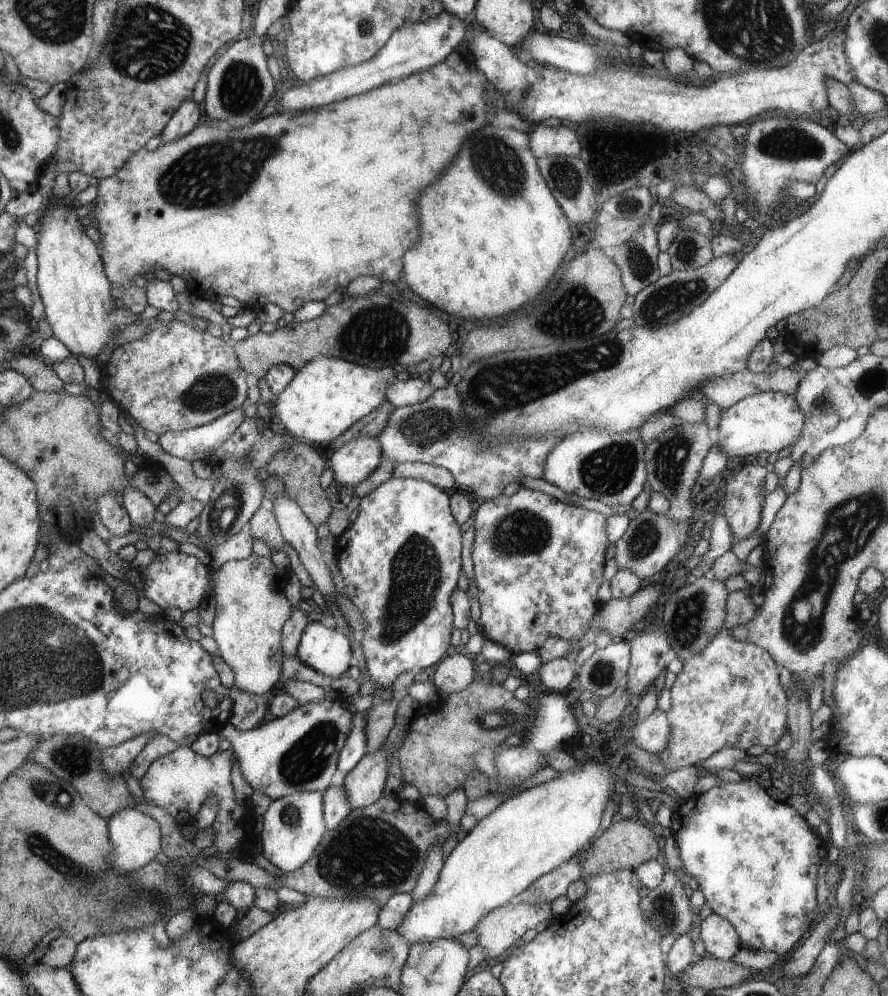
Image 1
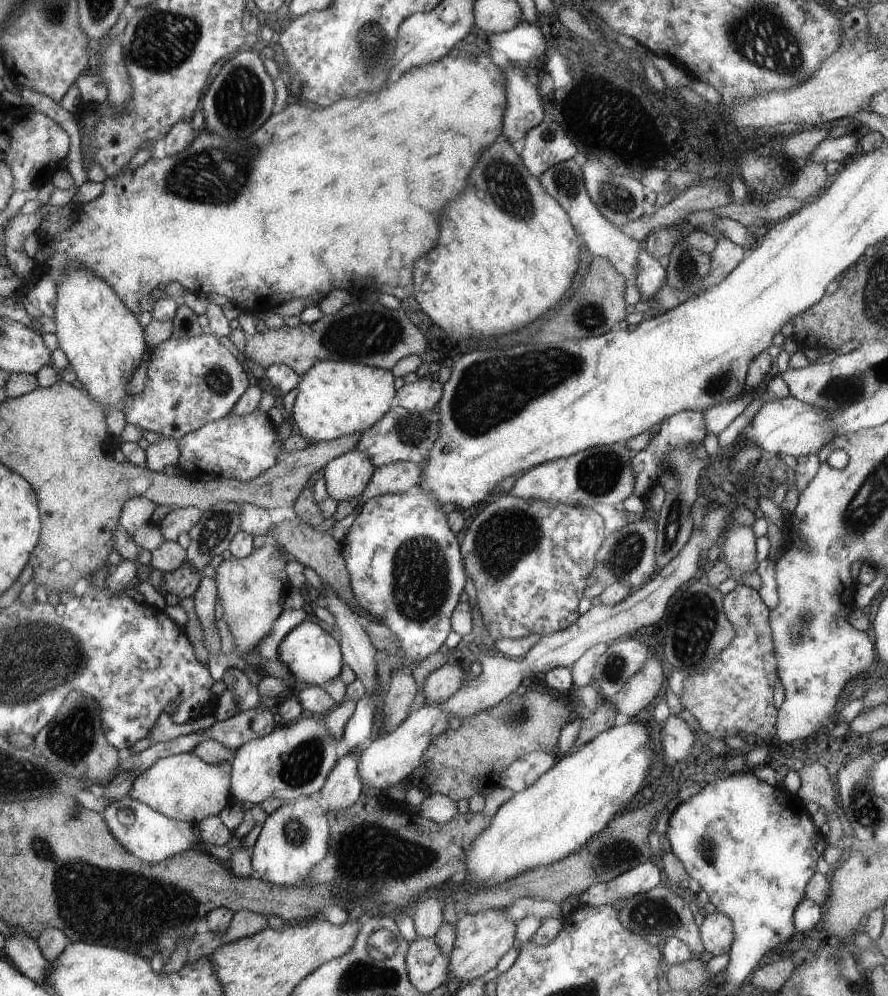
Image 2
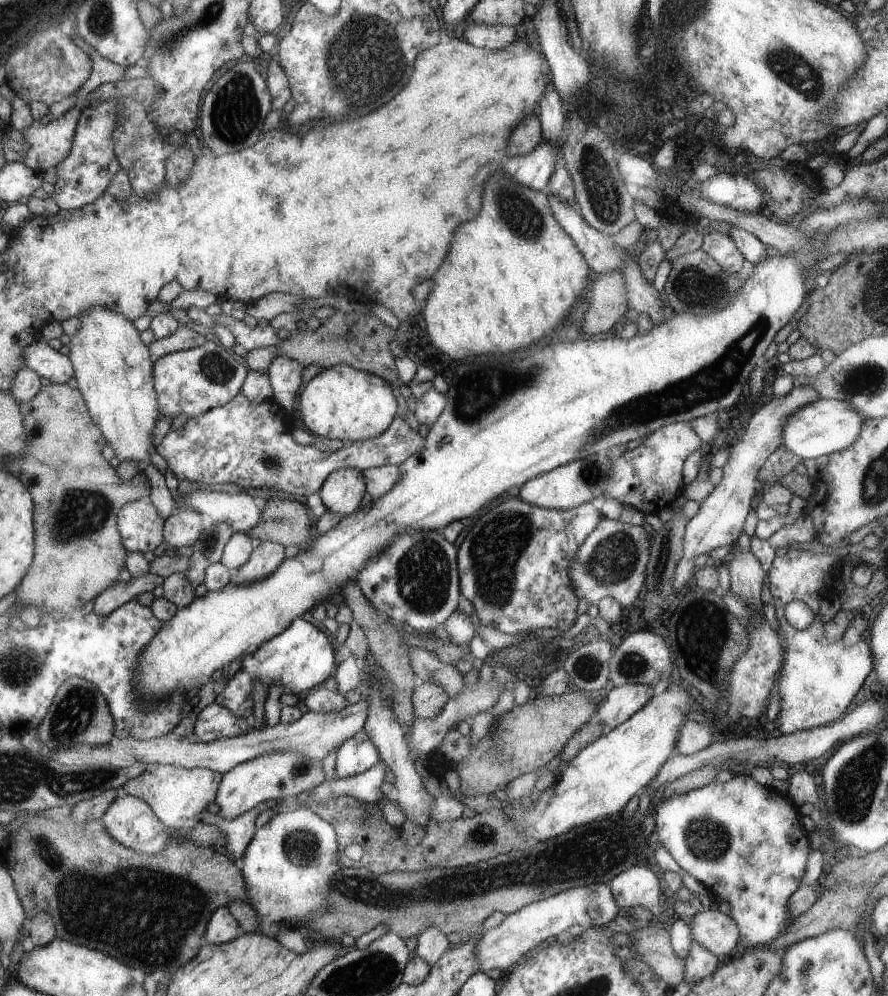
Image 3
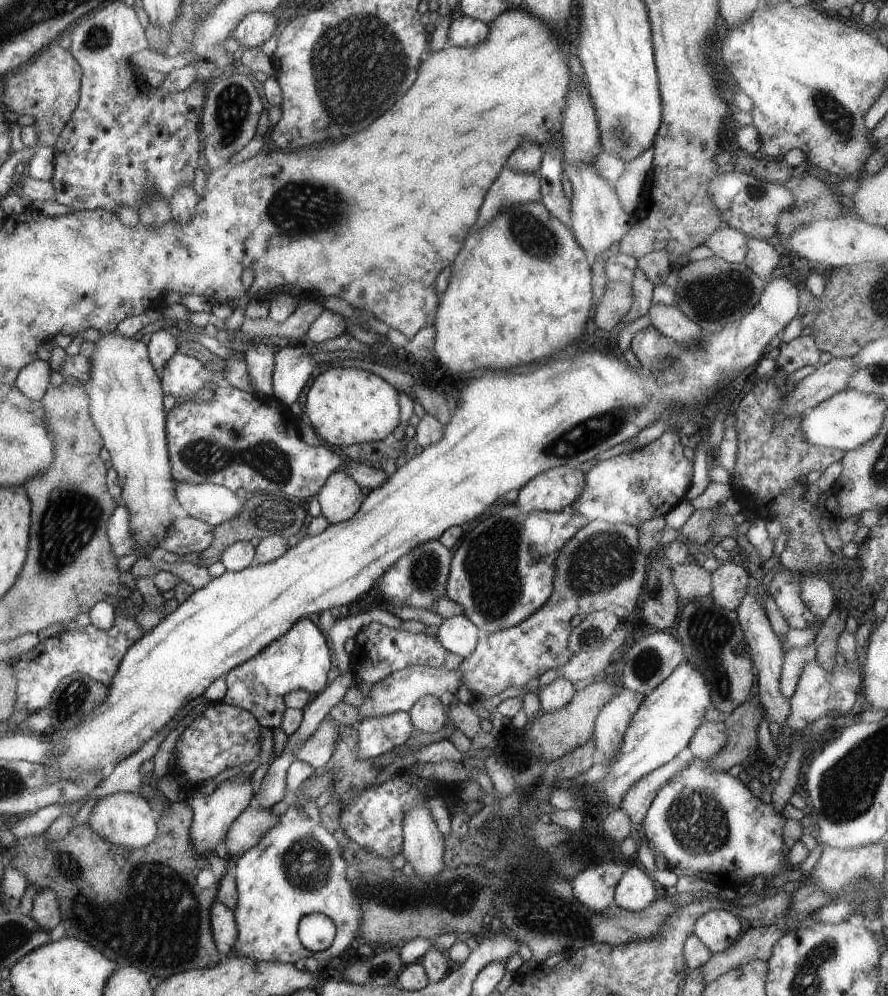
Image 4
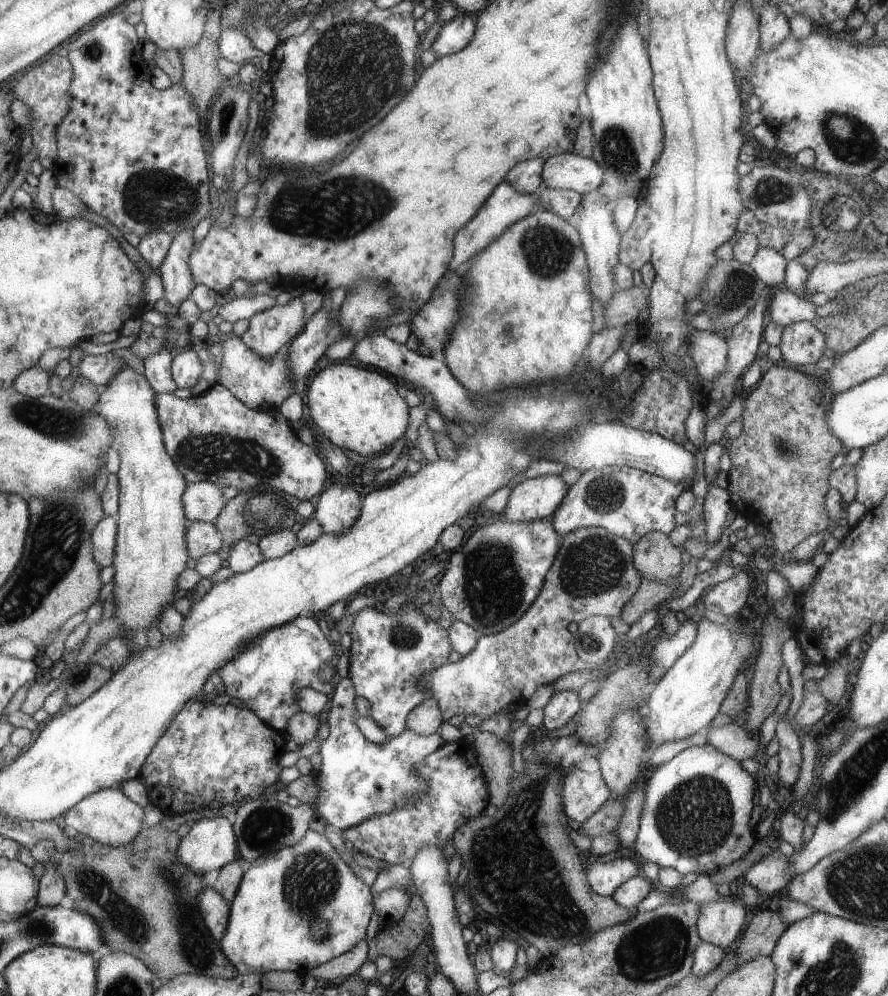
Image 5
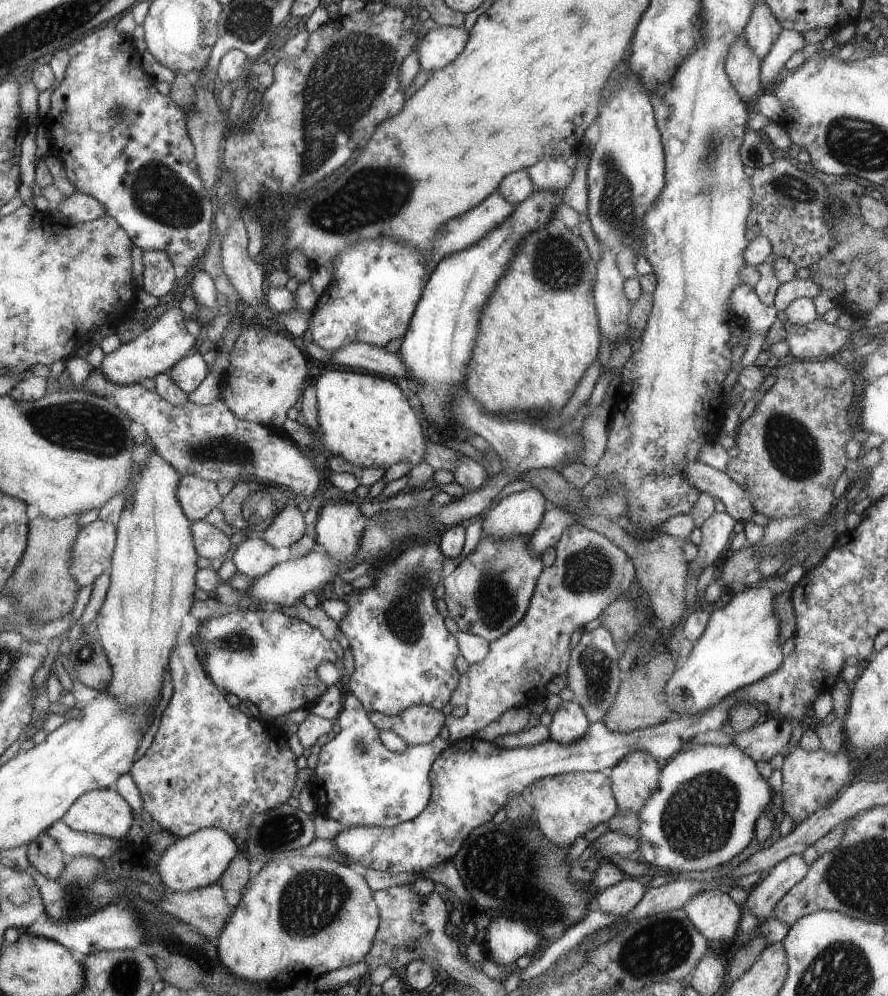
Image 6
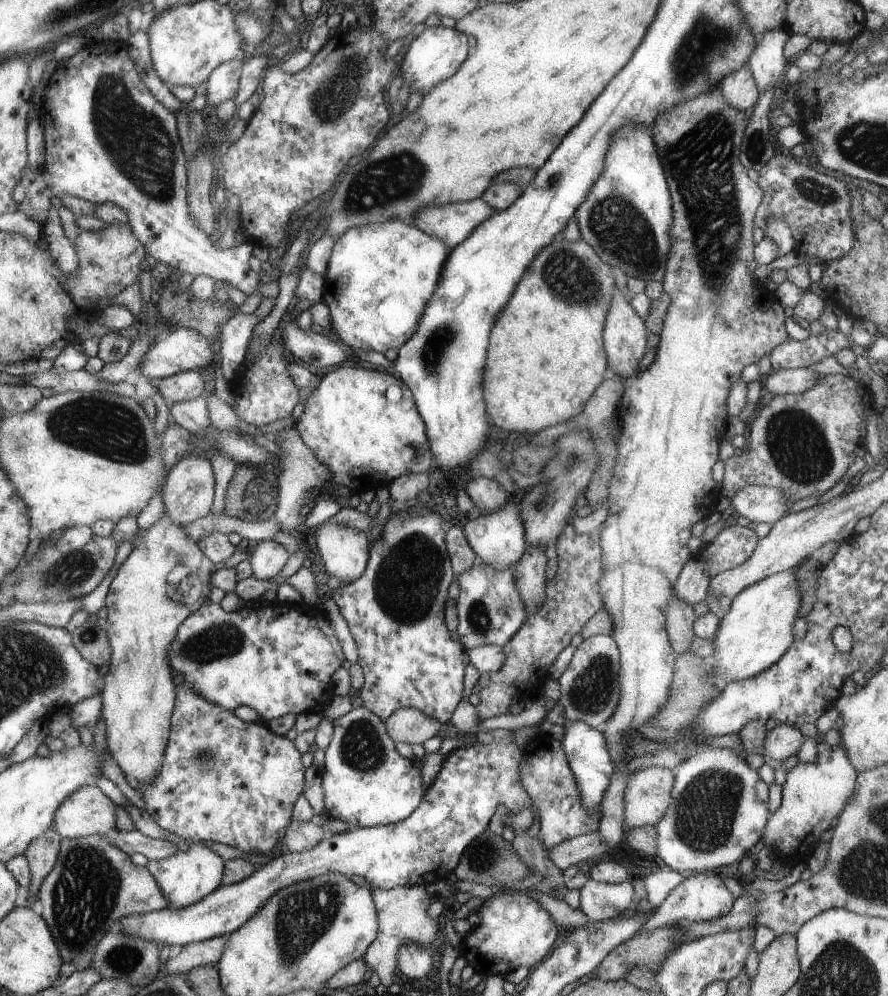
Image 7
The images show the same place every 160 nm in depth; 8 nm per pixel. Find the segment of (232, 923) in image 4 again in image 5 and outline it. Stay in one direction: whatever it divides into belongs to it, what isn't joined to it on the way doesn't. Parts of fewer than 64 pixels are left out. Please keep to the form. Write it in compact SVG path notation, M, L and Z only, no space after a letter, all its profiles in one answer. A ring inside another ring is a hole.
M212 887L206 888L200 894L200 910L204 918L205 925L215 939L220 942L228 930L232 907L229 900L225 899L218 891Z

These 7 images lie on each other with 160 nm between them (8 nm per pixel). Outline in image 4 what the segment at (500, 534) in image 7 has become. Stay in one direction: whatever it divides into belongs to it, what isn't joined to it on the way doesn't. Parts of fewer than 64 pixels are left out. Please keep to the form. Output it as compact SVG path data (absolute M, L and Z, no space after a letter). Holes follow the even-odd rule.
M567 466L537 474L519 490L516 506L526 514L534 511L560 512L582 492L584 475L579 469Z

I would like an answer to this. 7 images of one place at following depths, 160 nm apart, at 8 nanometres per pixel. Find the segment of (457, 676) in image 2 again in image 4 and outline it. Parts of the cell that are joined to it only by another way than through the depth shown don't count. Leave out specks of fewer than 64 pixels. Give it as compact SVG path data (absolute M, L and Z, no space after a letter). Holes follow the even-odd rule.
M422 697L412 709L409 710L412 716L413 727L420 732L438 732L446 724L446 714L442 710L440 700L436 697Z

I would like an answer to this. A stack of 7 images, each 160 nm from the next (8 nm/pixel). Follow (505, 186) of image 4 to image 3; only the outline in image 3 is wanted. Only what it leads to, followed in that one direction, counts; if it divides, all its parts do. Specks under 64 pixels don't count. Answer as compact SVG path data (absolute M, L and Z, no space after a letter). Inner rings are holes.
M543 140L526 156L506 158L503 174L530 190L546 192L548 181L561 163L561 146L554 147Z

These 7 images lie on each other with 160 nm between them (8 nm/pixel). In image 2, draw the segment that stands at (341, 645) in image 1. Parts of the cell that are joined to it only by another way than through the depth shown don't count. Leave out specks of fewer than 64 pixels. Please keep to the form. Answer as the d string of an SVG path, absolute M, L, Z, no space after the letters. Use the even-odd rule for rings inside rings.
M308 619L286 634L279 643L277 652L278 660L290 669L292 676L298 682L321 686L341 674L343 656L340 656L338 642L324 628L320 628L316 622L310 622Z

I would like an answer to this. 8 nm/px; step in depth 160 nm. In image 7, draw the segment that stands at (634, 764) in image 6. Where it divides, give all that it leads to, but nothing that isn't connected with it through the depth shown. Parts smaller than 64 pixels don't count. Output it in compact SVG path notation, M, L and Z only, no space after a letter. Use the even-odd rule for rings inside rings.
M649 767L629 776L624 796L624 827L641 827L655 824L666 814L673 801L671 790L675 781L675 770L666 767Z

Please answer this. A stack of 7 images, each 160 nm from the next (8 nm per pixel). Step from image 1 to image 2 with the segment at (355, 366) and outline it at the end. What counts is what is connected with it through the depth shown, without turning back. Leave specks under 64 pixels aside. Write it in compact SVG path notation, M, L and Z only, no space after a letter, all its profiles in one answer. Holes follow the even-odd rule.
M322 361L317 362L308 373L302 375L290 416L292 424L298 428L298 432L301 432L311 442L333 441L342 436L355 435L356 433L362 434L365 430L376 425L381 418L384 418L390 412L390 400L392 398L394 398L394 376L392 376L392 372L386 372L386 369L377 369L376 367L369 367L350 361Z

